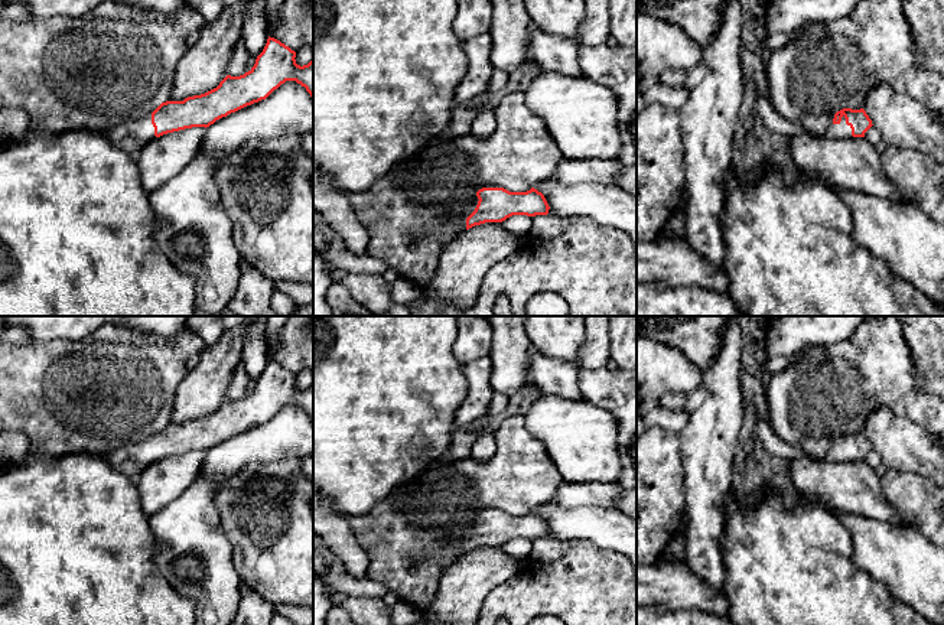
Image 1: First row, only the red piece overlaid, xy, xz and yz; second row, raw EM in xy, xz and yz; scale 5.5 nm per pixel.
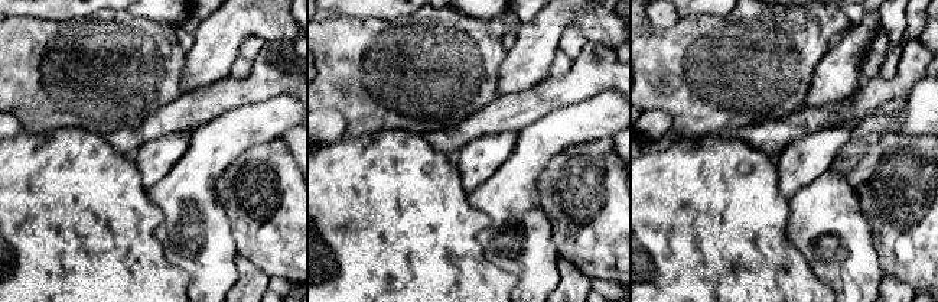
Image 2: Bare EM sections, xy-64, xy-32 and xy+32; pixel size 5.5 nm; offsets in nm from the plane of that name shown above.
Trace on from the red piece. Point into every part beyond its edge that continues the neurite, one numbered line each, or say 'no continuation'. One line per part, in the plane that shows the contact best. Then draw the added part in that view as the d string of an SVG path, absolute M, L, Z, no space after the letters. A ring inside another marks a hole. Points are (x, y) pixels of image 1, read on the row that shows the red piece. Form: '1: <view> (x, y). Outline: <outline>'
1: yz (842, 130). Outline: M844 115L839 124L831 124L824 136L829 139L853 139L852 128L846 124Z

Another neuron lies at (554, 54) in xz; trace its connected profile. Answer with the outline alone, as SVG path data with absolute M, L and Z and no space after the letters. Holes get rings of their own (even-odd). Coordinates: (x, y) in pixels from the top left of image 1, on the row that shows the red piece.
M530 26L530 56L546 72L554 72L572 78L585 77L579 62L579 45L553 33L546 33Z

